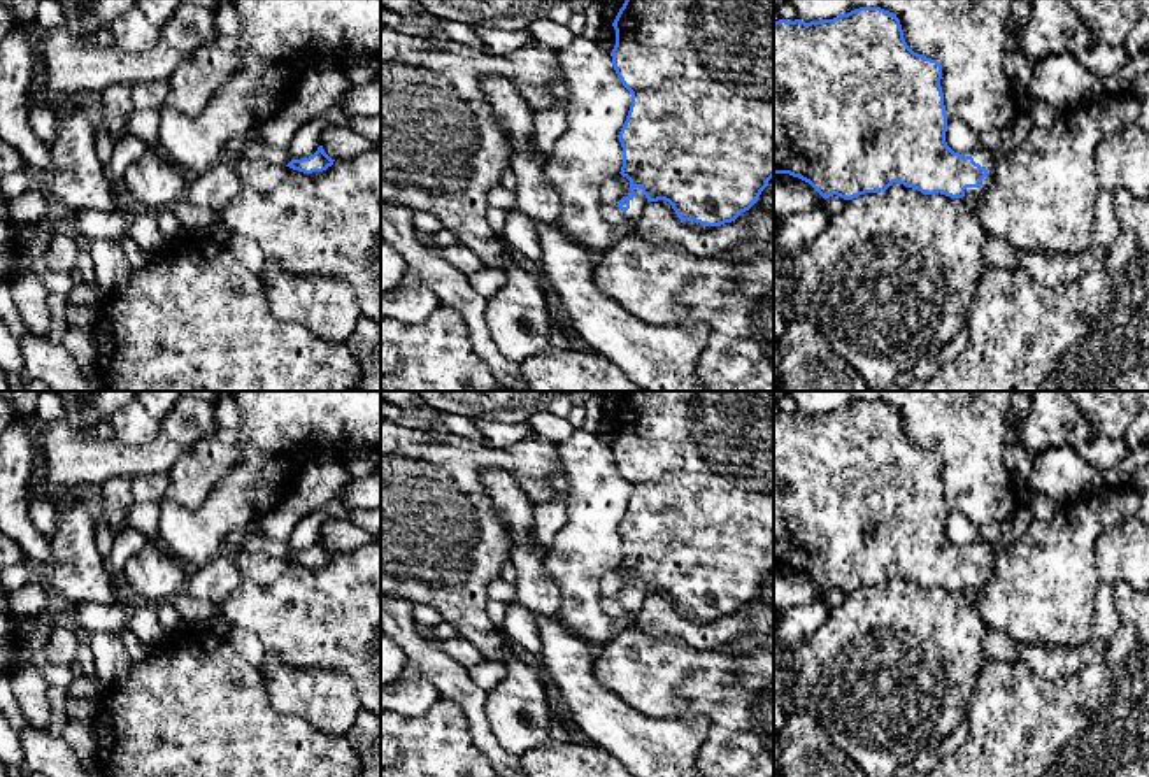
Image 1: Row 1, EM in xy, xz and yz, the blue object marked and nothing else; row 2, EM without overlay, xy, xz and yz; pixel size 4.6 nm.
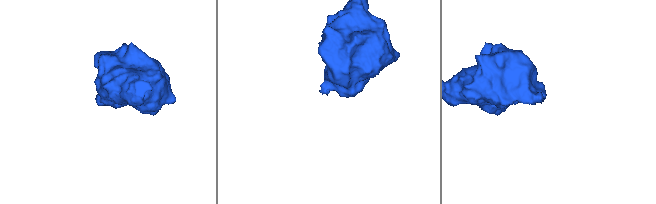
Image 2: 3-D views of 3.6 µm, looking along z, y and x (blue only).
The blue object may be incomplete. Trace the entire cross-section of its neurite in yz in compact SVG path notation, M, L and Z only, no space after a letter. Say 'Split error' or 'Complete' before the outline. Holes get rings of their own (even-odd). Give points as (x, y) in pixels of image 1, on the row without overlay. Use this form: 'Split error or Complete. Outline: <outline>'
Split error. Outline: M860 400L847 407L823 414L786 414L774 416L774 567L789 567L809 575L824 593L837 588L844 593L858 591L865 586L886 584L893 575L917 582L924 588L946 588L963 591L984 586L991 577L991 561L995 549L986 538L979 538L968 545L954 545L946 535L947 507L942 488L942 458L937 453L914 446L905 431L900 412L881 400Z

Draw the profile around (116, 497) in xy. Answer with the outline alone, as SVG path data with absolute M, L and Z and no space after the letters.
M112 477L102 484L100 495L107 528L118 533L126 528L126 512L135 503L130 477Z

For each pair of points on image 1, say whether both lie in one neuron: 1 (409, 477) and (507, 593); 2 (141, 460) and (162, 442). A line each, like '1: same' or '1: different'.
1: different
2: same

